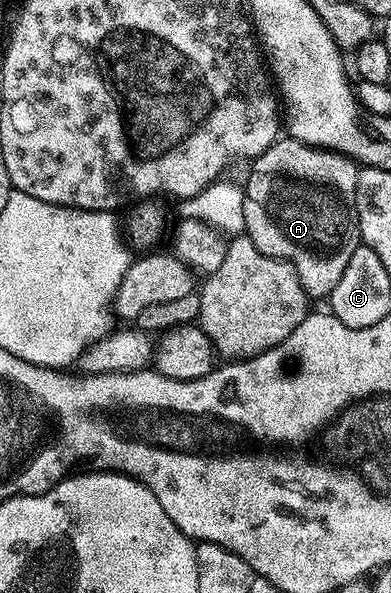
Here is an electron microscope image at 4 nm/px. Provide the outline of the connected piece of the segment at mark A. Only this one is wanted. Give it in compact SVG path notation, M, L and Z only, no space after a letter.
M279 138L256 160L249 177L243 180L243 218L245 232L263 254L292 260L301 285L310 297L327 298L335 290L335 282L343 276L351 254L361 244L357 221L358 161L329 147L313 147L290 138Z

